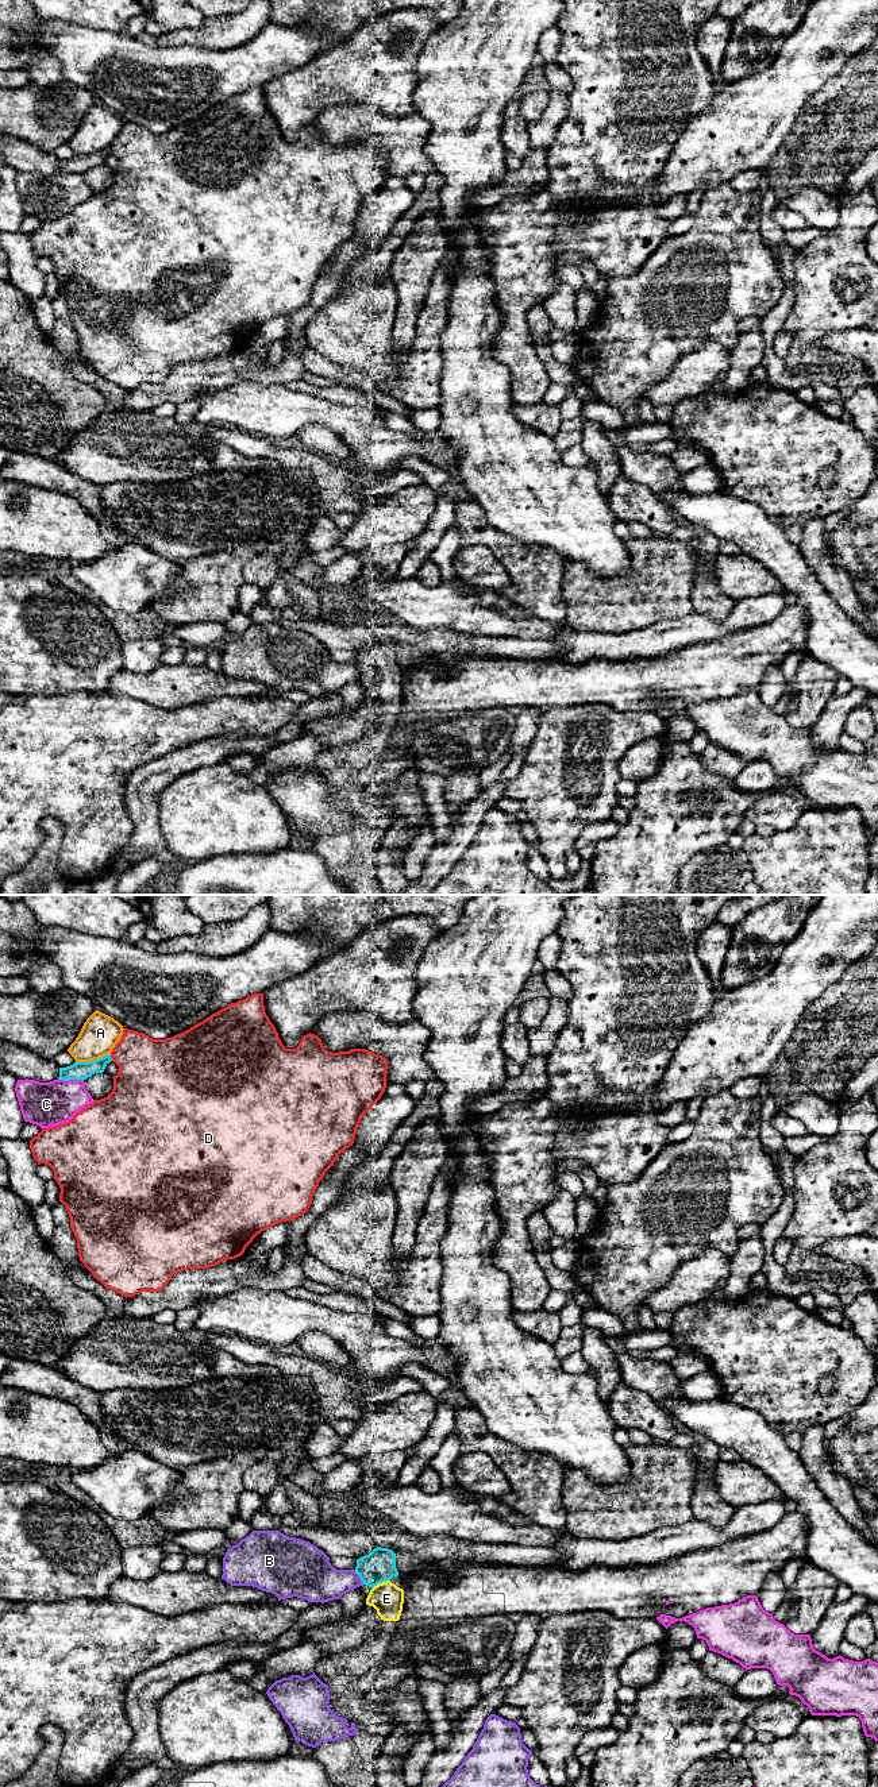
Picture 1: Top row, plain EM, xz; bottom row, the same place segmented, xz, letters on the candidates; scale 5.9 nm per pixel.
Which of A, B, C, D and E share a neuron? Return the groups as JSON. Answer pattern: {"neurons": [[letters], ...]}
{"neurons": [["A"], ["B"], ["C"], ["D"], ["E"]]}

